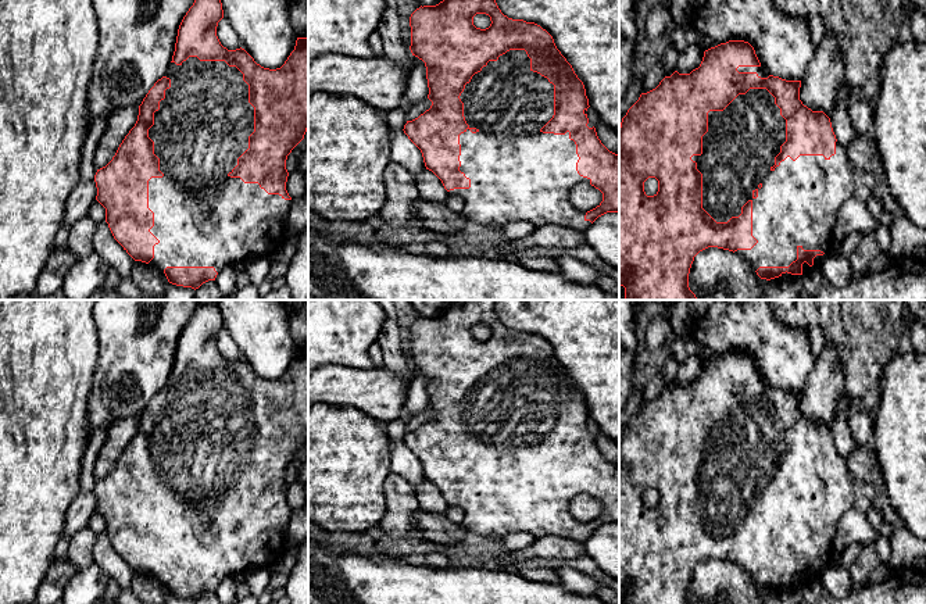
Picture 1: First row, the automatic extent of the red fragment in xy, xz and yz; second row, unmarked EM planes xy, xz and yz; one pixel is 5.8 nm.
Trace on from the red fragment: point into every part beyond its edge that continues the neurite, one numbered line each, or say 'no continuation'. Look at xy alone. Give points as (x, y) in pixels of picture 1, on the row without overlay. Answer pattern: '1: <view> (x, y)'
1: xy (201, 528)

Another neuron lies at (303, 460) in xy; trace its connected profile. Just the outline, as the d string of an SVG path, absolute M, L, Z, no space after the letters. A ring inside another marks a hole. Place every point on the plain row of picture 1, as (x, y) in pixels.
M303 451L296 457L298 461L298 479L308 489L308 454L304 455Z

